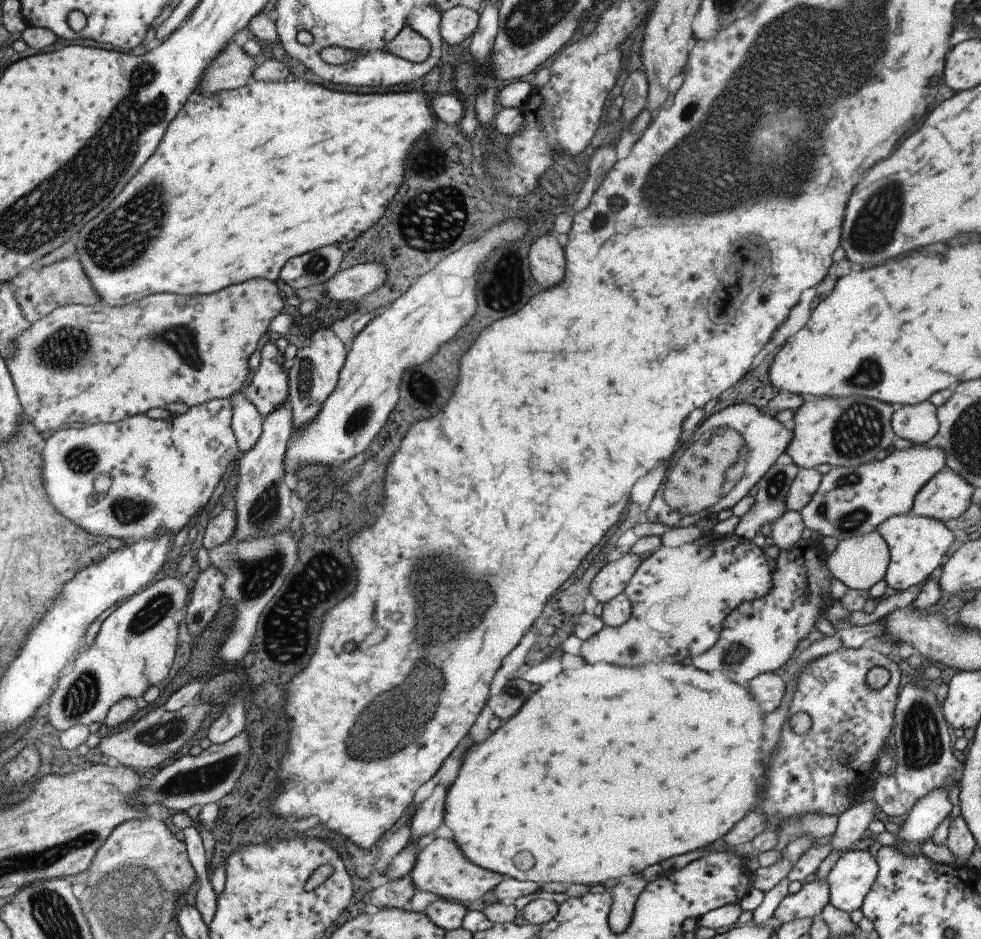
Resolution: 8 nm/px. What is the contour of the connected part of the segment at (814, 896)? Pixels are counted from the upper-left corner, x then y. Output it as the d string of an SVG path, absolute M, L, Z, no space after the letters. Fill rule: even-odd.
M810 880L796 894L788 894L774 912L773 917L780 923L795 919L814 918L824 910L830 902L828 882L826 880Z

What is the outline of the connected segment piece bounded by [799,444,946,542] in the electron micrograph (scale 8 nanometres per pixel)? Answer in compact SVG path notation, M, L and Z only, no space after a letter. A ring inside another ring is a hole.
M914 444L906 450L894 449L894 452L884 460L875 460L858 467L832 468L828 474L822 475L816 494L799 511L799 514L802 516L805 528L818 532L822 538L834 537L840 542L870 534L888 518L911 513L918 492L928 483L928 480L945 469L945 465L946 454L942 448L928 448L924 444Z

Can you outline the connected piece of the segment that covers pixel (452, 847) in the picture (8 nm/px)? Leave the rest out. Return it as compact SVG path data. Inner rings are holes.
M433 838L425 842L415 856L409 875L416 888L414 892L432 892L438 899L444 898L463 905L481 899L484 894L497 888L504 878L498 872L490 872L470 862L452 838Z

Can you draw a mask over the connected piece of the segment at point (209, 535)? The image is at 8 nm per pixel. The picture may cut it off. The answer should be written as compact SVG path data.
M227 506L218 516L214 516L210 522L207 522L203 527L201 534L200 546L210 552L217 546L221 546L230 541L234 532L236 532L236 510Z

